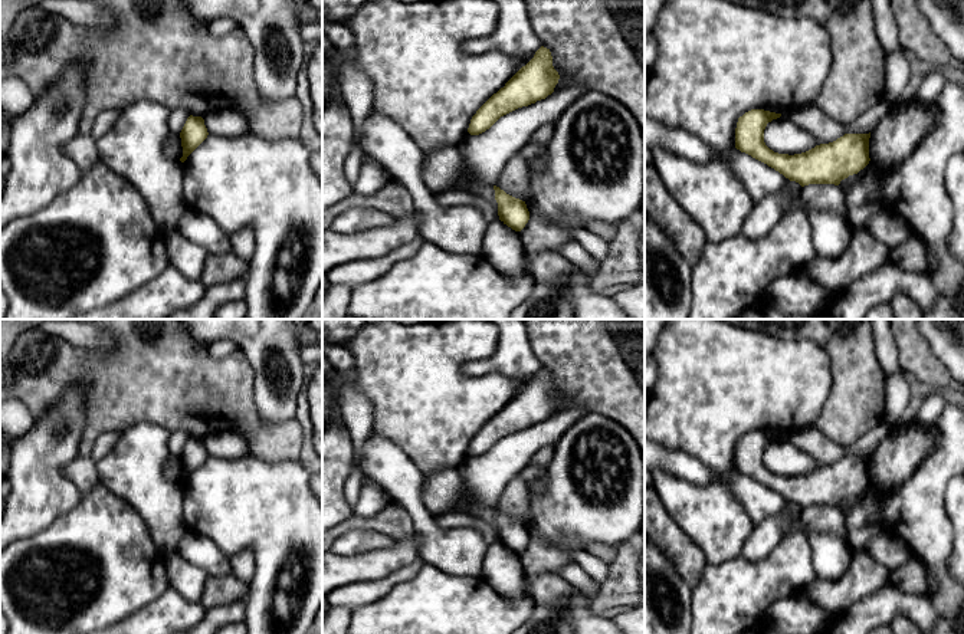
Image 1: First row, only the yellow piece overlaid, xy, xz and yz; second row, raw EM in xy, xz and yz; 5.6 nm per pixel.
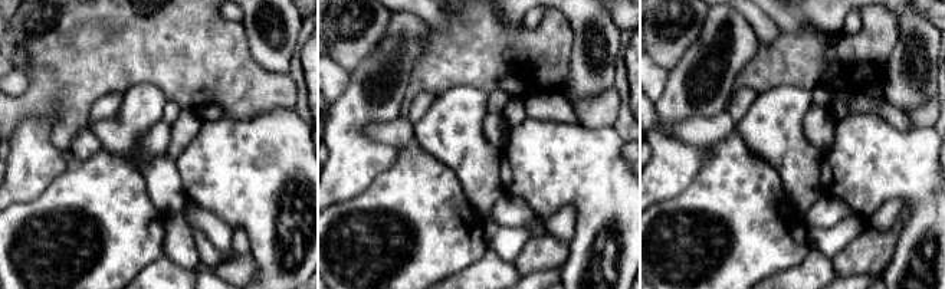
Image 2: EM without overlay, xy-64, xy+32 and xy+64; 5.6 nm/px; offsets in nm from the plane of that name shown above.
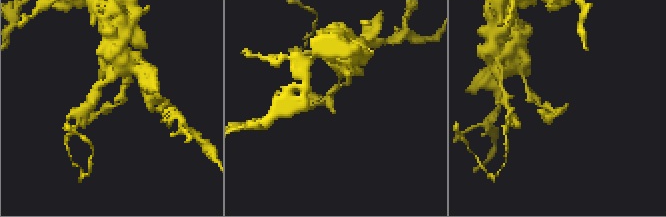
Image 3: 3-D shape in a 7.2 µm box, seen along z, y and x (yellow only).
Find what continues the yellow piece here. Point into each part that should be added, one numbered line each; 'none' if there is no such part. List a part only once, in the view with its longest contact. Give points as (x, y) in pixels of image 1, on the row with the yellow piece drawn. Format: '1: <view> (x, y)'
none

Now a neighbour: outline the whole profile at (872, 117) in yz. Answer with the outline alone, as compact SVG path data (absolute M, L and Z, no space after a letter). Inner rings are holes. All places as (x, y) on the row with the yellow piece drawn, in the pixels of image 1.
M886 101L869 108L862 116L853 122L845 124L845 134L869 134L889 112L891 104Z

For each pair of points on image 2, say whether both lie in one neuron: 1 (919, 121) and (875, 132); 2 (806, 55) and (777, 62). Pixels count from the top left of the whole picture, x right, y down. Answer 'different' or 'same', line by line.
1: different
2: same

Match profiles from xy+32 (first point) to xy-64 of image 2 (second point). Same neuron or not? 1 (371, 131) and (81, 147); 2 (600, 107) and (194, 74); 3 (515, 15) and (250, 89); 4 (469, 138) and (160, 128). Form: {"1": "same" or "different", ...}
{"1": "same", "2": "same", "3": "different", "4": "different"}

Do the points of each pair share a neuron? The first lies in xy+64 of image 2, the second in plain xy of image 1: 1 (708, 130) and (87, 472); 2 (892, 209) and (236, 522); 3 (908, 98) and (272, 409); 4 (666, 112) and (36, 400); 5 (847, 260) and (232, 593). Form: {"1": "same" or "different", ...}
{"1": "same", "2": "different", "3": "same", "4": "different", "5": "same"}

